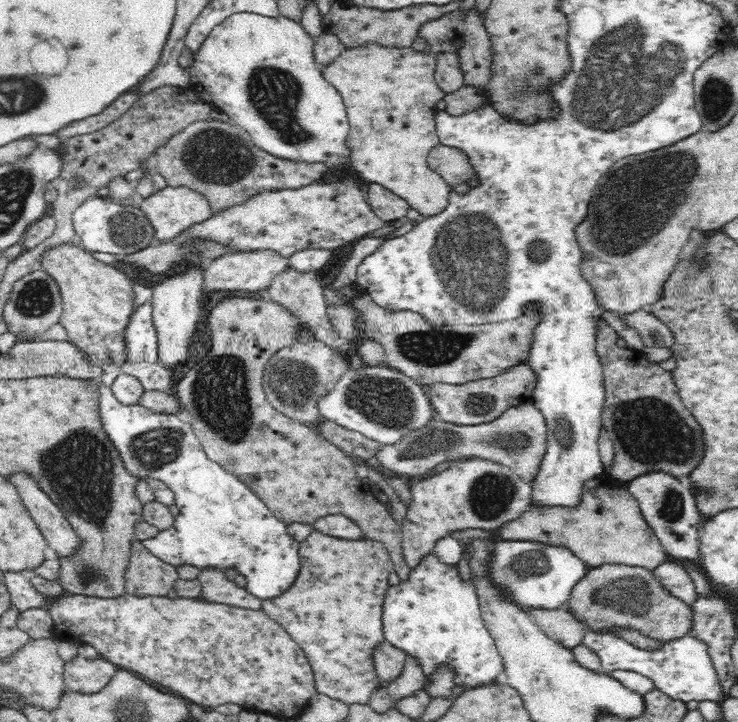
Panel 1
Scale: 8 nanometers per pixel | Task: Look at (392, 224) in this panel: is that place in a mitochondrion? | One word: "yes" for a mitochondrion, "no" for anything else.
no

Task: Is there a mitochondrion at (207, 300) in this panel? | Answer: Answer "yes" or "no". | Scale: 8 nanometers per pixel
no

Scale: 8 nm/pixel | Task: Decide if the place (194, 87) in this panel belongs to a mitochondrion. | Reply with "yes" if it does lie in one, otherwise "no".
no

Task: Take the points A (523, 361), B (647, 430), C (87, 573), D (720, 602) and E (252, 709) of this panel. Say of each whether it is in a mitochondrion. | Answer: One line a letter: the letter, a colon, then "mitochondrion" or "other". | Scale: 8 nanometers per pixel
A: other
B: mitochondrion
C: mitochondrion
D: other
E: other

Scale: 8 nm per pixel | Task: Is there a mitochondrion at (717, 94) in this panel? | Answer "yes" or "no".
yes

